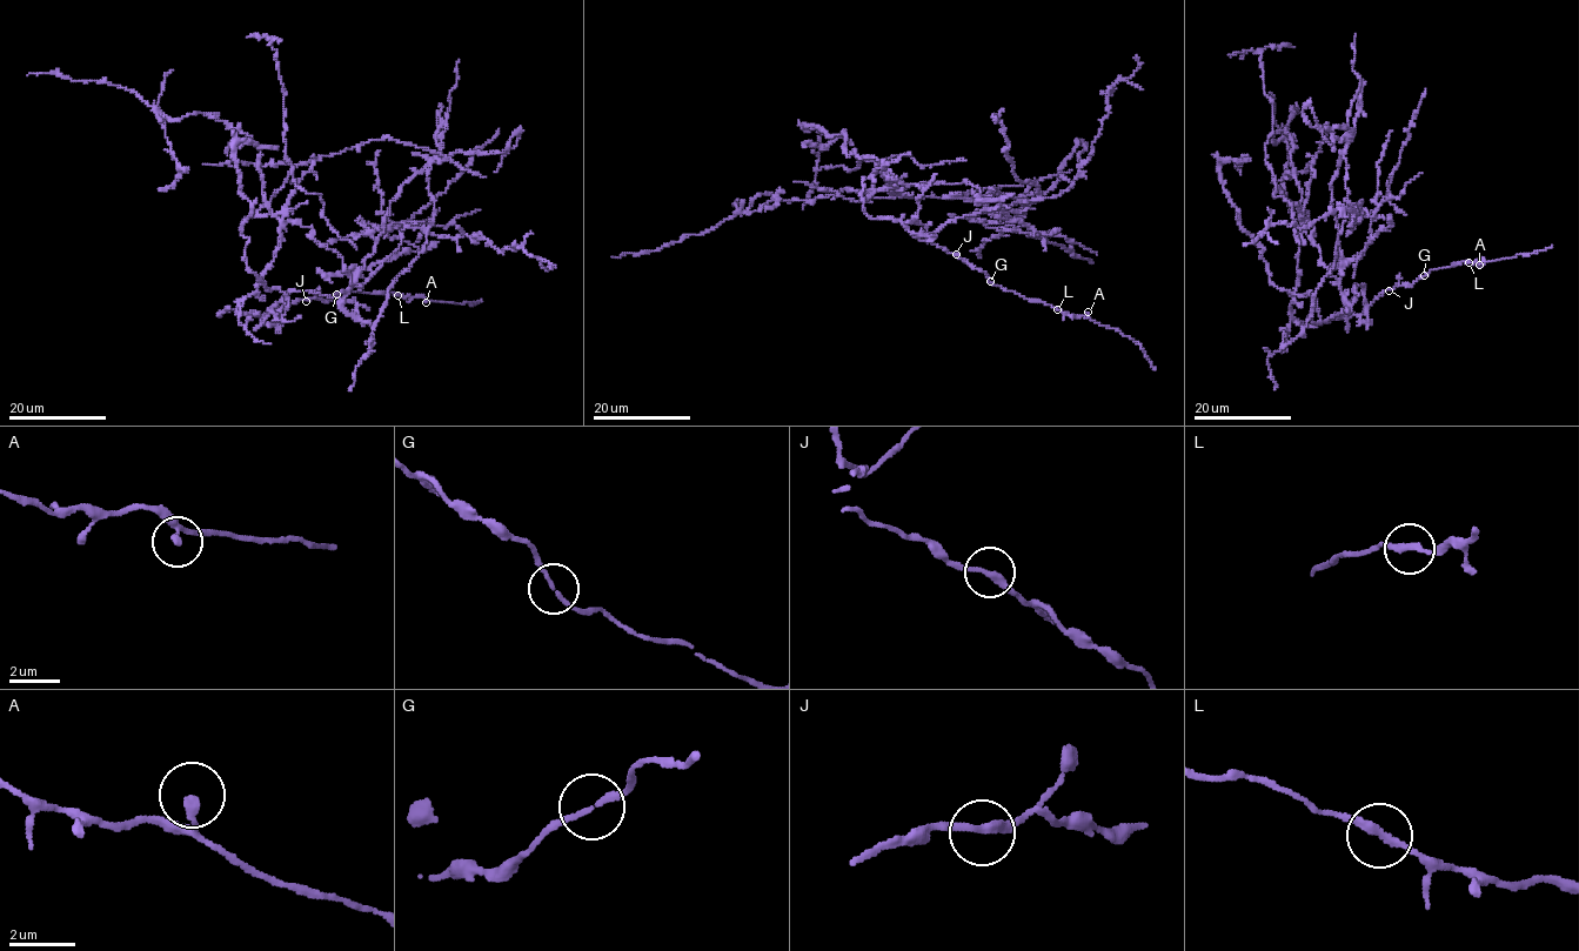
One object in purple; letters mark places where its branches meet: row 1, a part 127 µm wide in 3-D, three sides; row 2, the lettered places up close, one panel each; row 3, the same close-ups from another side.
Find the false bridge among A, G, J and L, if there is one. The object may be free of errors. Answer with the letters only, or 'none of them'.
J

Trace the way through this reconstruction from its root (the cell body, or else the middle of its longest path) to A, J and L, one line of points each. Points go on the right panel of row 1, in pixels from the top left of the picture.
A: (1309, 226), (1290, 293), (1310, 292), (1320, 321), (1363, 293), (1365, 322), (1365, 309), (1396, 286), (1479, 265)
J: (1309, 226), (1290, 293), (1310, 292), (1320, 321), (1363, 293), (1367, 321), (1359, 316), (1389, 289)
L: (1309, 226), (1290, 293), (1310, 292), (1320, 321), (1363, 293), (1365, 322), (1359, 316), (1385, 290), (1469, 262)

